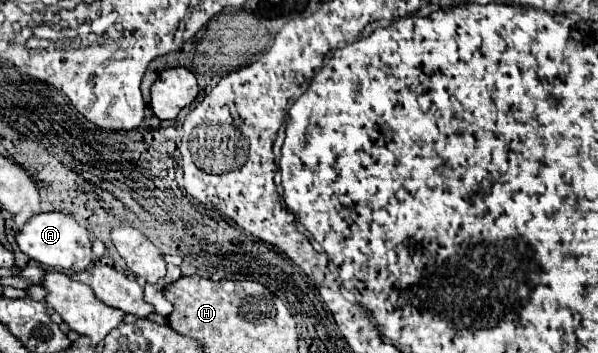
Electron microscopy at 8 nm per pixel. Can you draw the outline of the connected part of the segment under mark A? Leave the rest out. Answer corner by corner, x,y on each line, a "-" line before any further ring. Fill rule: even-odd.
38,213
32,219
24,223
24,227
16,233
16,243
30,259
42,263
44,267
54,269
66,269
66,271
82,271
86,269
94,255
92,255
92,243
88,237
88,231
80,227
70,215
66,213

